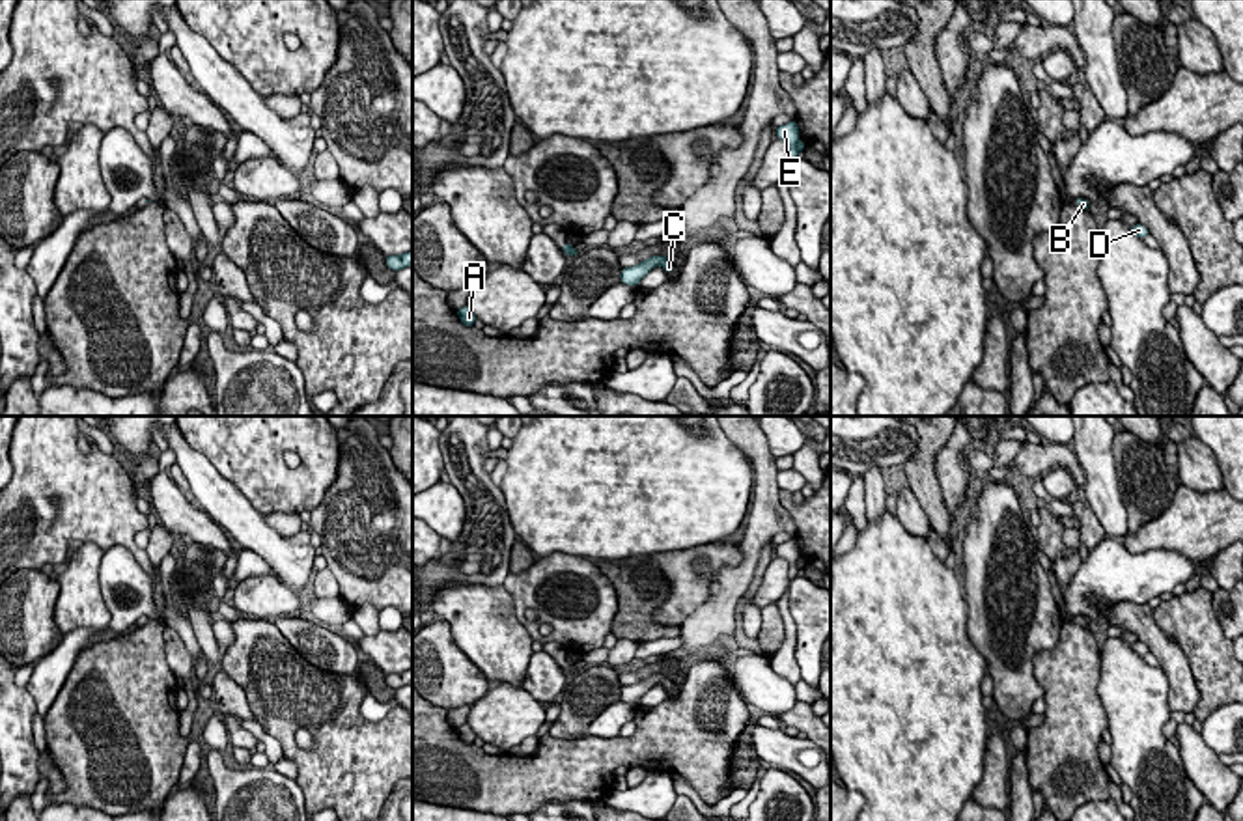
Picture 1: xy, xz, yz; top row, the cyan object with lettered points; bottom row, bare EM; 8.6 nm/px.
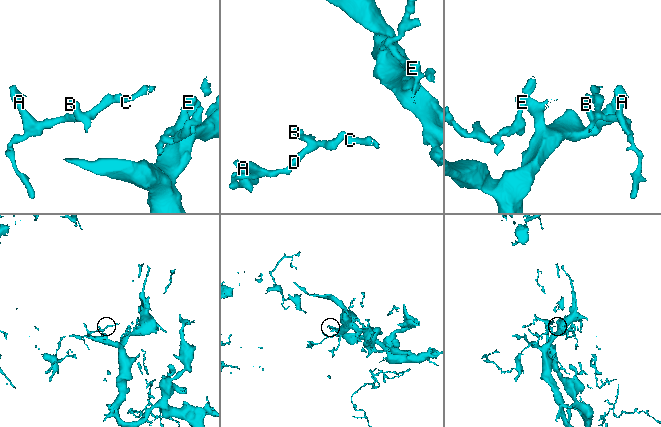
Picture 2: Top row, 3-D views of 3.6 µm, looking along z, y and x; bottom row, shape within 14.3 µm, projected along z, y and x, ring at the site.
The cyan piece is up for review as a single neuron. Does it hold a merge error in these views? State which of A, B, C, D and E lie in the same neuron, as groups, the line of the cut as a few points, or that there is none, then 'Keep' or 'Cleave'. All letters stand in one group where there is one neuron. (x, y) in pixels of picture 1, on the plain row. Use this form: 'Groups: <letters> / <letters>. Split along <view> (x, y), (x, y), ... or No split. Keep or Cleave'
Groups: A B C D E. No split. Keep

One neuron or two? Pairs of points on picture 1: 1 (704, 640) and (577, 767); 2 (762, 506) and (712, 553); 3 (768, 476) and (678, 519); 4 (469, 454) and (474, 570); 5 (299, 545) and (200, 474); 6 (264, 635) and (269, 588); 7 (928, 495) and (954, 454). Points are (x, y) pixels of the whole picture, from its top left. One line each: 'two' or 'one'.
1: two
2: two
3: two
4: one
5: one
6: two
7: two

